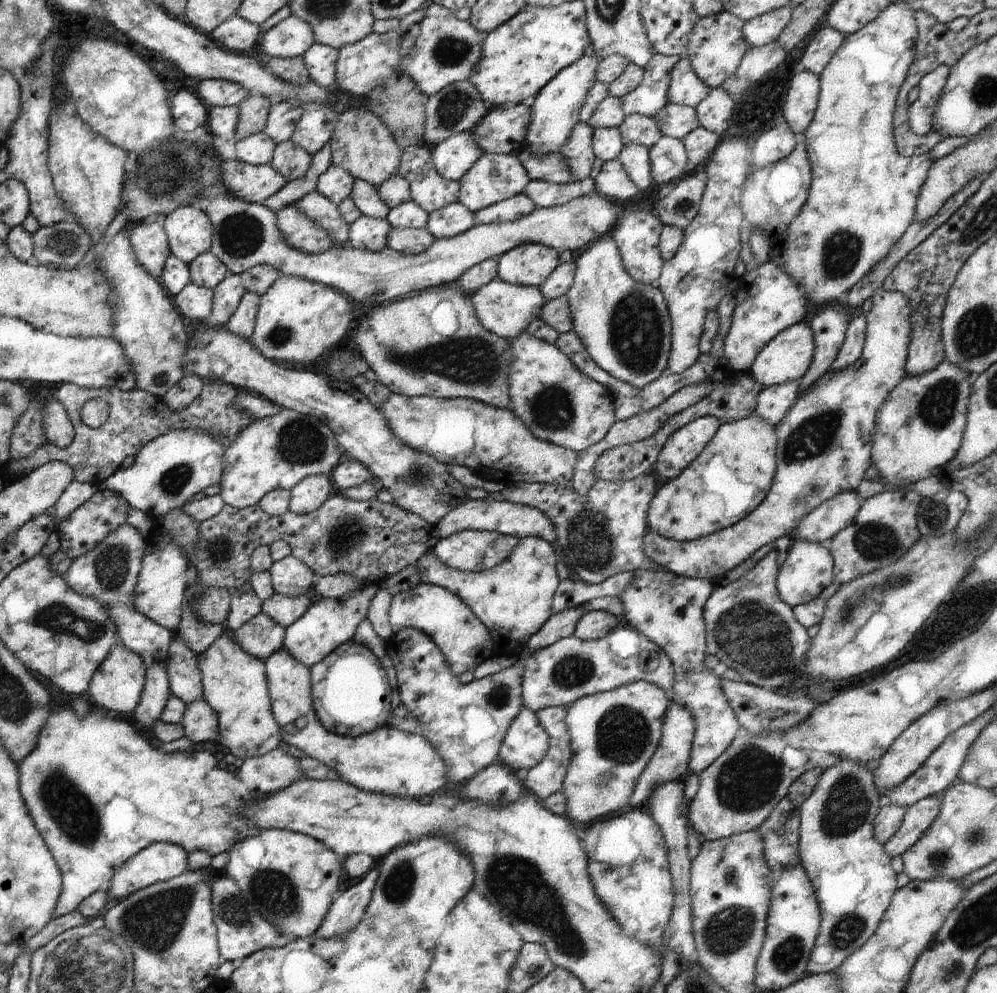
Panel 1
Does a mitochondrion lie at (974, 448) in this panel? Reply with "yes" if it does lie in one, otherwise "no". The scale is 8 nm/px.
no

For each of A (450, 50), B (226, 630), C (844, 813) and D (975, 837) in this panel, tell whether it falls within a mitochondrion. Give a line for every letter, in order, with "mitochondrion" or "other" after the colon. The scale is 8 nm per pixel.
A: mitochondrion
B: other
C: mitochondrion
D: mitochondrion

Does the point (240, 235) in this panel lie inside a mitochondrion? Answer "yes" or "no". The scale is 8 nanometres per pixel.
yes

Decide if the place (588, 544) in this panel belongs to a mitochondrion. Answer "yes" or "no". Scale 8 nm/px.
yes

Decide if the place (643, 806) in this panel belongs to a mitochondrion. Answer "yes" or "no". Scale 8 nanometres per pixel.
no

